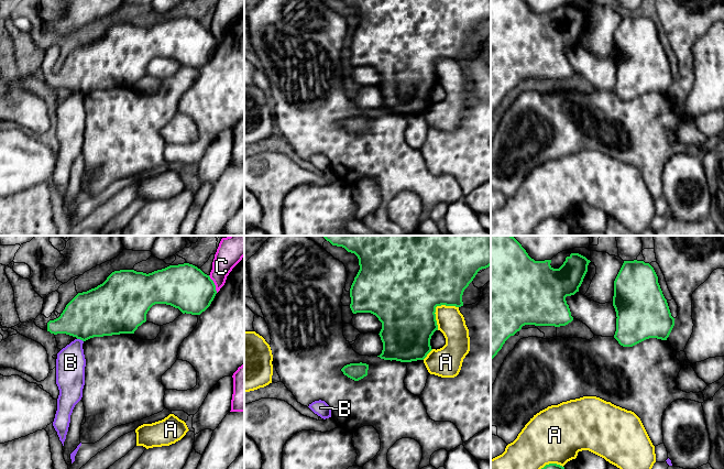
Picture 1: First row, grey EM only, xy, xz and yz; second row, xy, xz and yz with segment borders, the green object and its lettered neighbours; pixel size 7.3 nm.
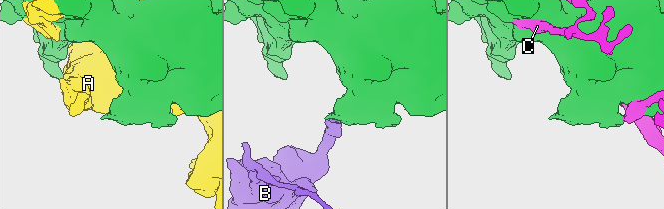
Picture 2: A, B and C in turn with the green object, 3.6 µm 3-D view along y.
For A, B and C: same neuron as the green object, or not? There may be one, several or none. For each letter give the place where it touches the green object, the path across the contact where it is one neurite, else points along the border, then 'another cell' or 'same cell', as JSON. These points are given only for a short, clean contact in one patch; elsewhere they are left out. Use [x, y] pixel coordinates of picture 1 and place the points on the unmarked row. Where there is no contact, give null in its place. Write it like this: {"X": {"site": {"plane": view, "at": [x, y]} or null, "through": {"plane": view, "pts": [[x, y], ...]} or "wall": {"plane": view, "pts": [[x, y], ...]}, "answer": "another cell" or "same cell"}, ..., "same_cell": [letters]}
{"A": {"site": {"plane": "xz", "at": [436, 60]}, "answer": "another cell"}, "B": {"site": {"plane": "xy", "at": [80, 93]}, "wall": {"plane": "xy", "pts": [[77, 91], [83, 95]]}, "answer": "another cell"}, "C": {"site": {"plane": "xy", "at": [214, 37]}, "answer": "another cell"}, "same_cell": []}

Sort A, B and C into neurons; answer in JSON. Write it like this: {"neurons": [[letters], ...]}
{"neurons": [["A"], ["B"], ["C"]]}

